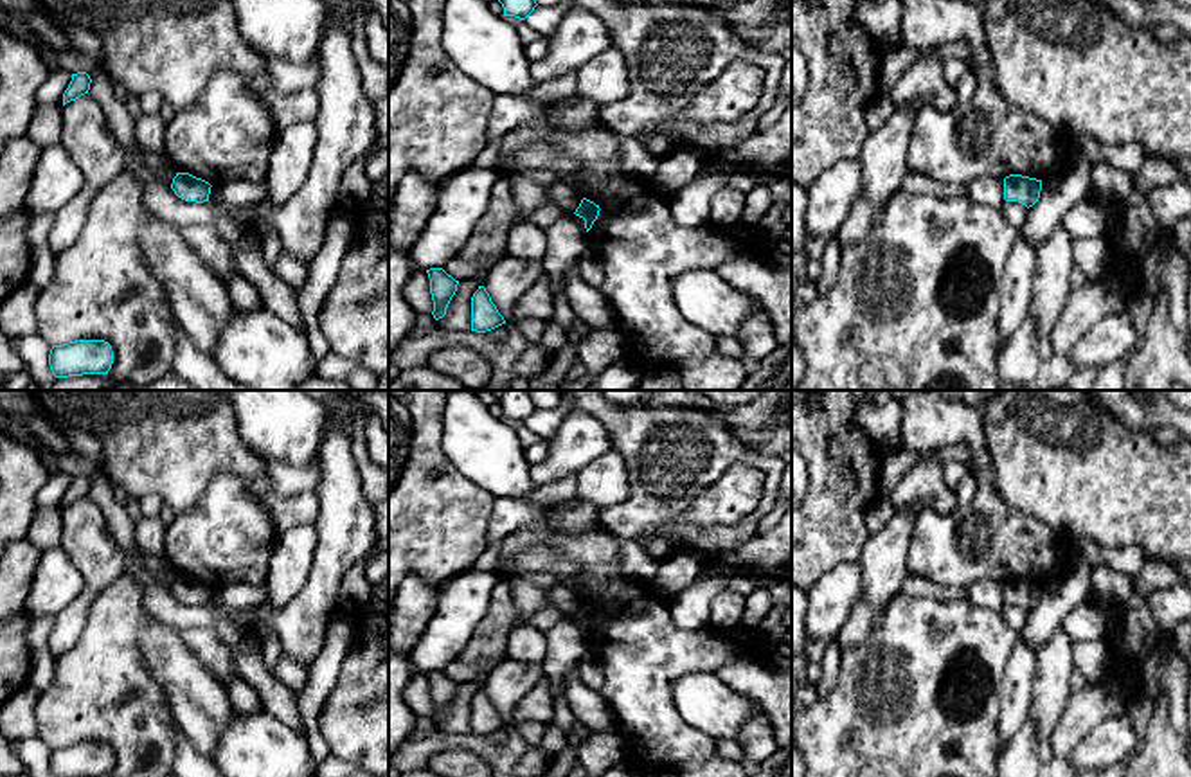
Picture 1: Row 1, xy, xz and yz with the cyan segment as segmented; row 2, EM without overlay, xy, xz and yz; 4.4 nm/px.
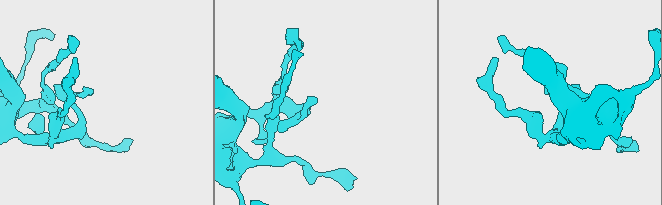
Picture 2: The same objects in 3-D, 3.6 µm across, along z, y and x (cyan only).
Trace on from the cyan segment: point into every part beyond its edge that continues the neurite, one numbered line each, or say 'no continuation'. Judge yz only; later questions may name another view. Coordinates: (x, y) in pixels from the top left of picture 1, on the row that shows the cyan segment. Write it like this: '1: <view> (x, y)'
no continuation

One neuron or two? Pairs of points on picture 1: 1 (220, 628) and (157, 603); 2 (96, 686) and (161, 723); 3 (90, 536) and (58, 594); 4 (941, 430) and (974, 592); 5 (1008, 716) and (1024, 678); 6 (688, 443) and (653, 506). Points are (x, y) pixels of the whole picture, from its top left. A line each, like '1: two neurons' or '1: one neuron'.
1: one neuron
2: one neuron
3: two neurons
4: two neurons
5: one neuron
6: one neuron

